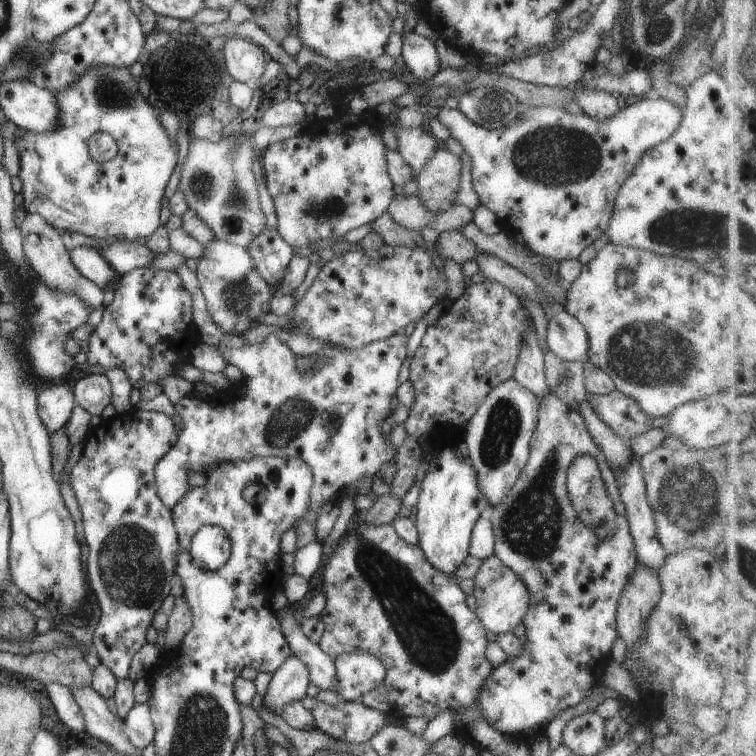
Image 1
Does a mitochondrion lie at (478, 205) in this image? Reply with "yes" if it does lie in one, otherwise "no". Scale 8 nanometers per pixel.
no

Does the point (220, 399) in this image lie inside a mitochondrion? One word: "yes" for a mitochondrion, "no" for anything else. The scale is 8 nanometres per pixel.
no

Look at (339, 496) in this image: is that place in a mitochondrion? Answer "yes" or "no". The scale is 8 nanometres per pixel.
no

